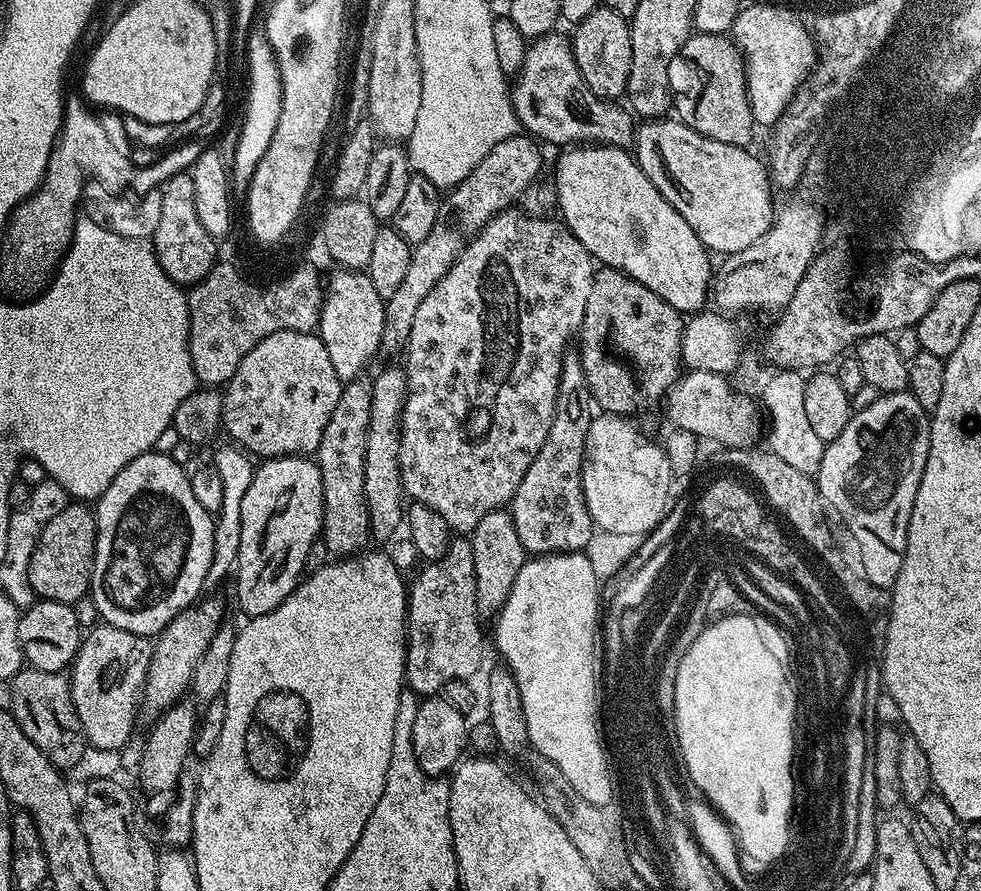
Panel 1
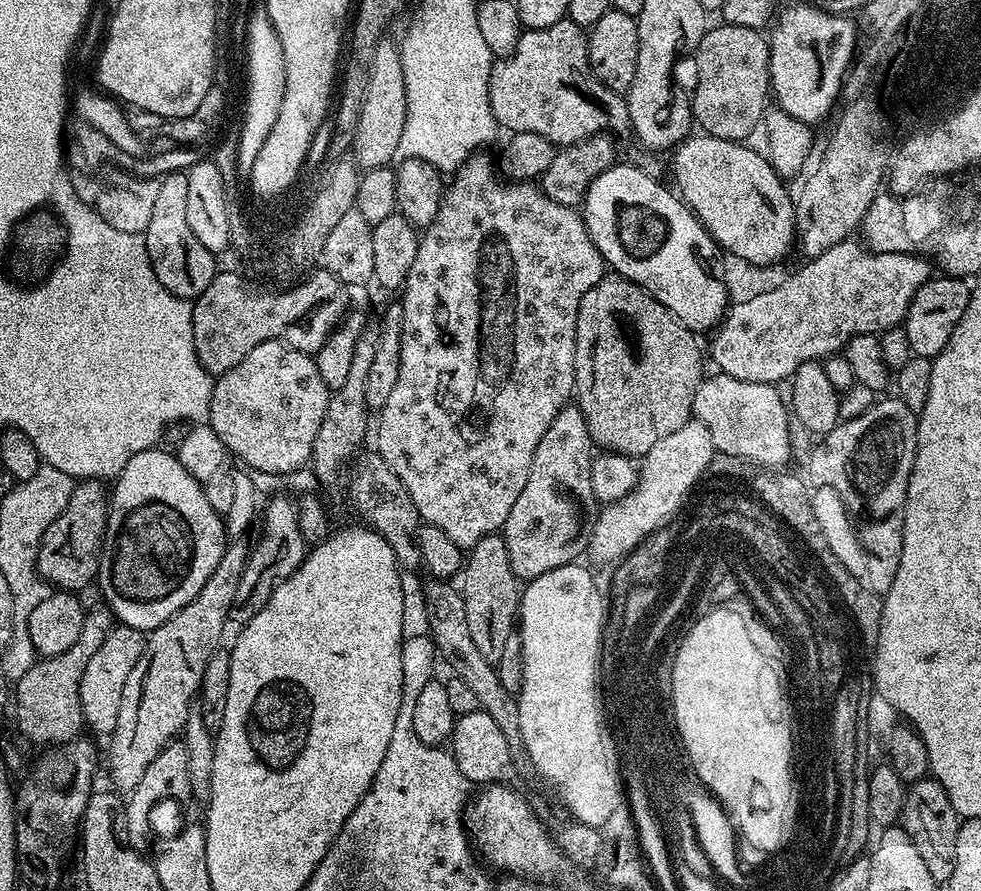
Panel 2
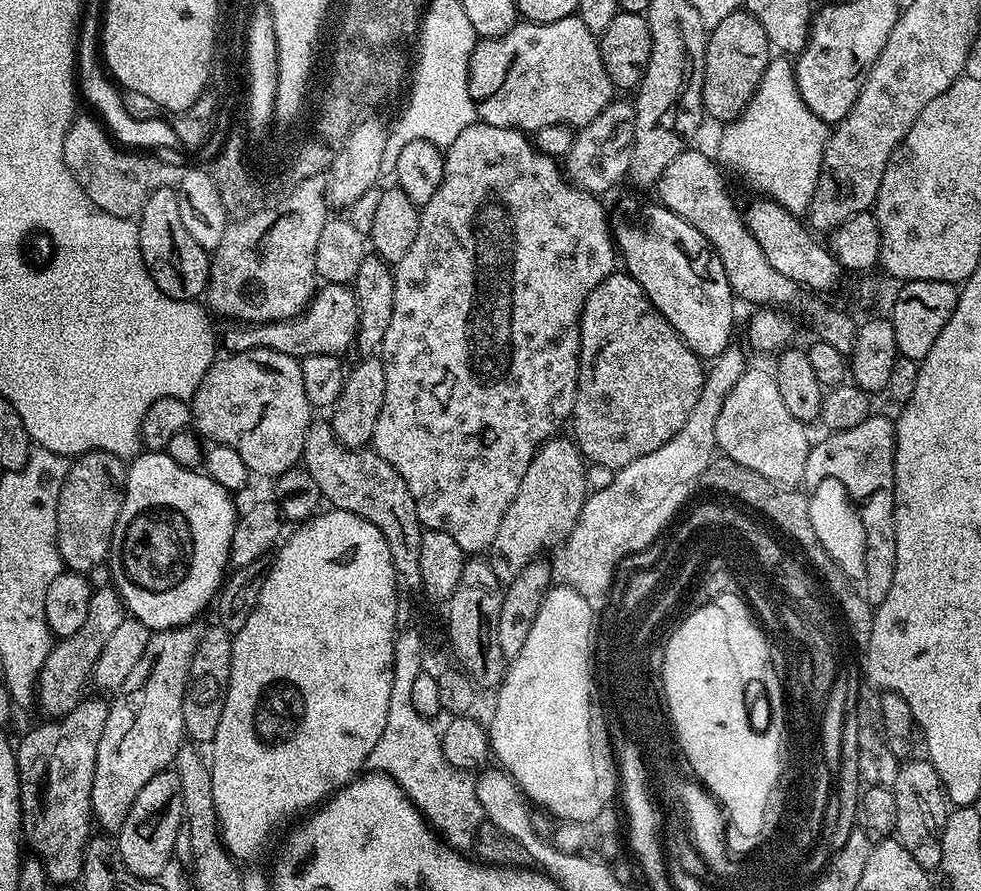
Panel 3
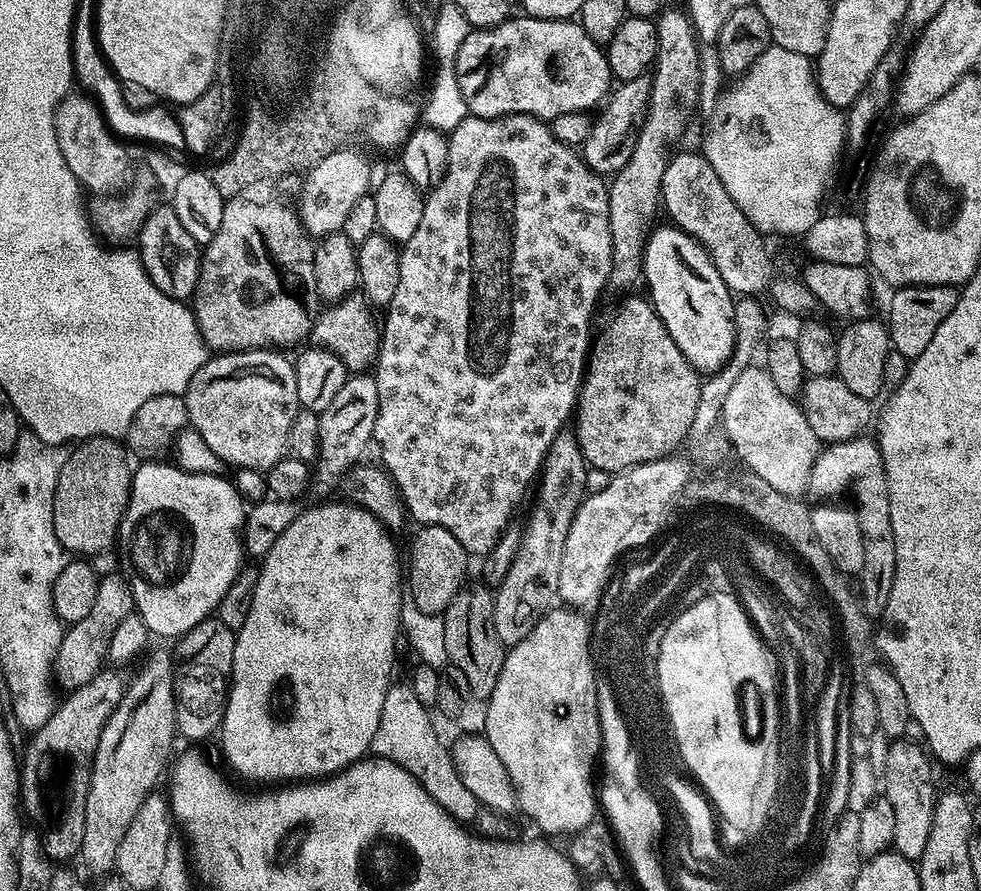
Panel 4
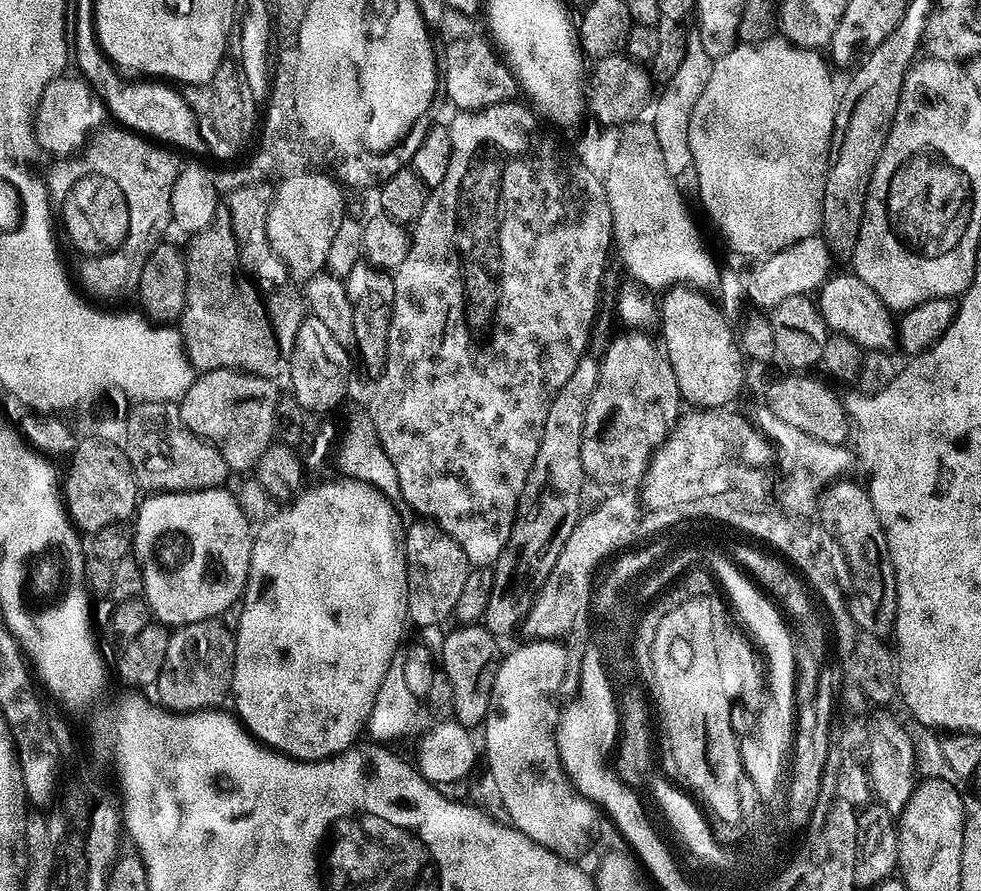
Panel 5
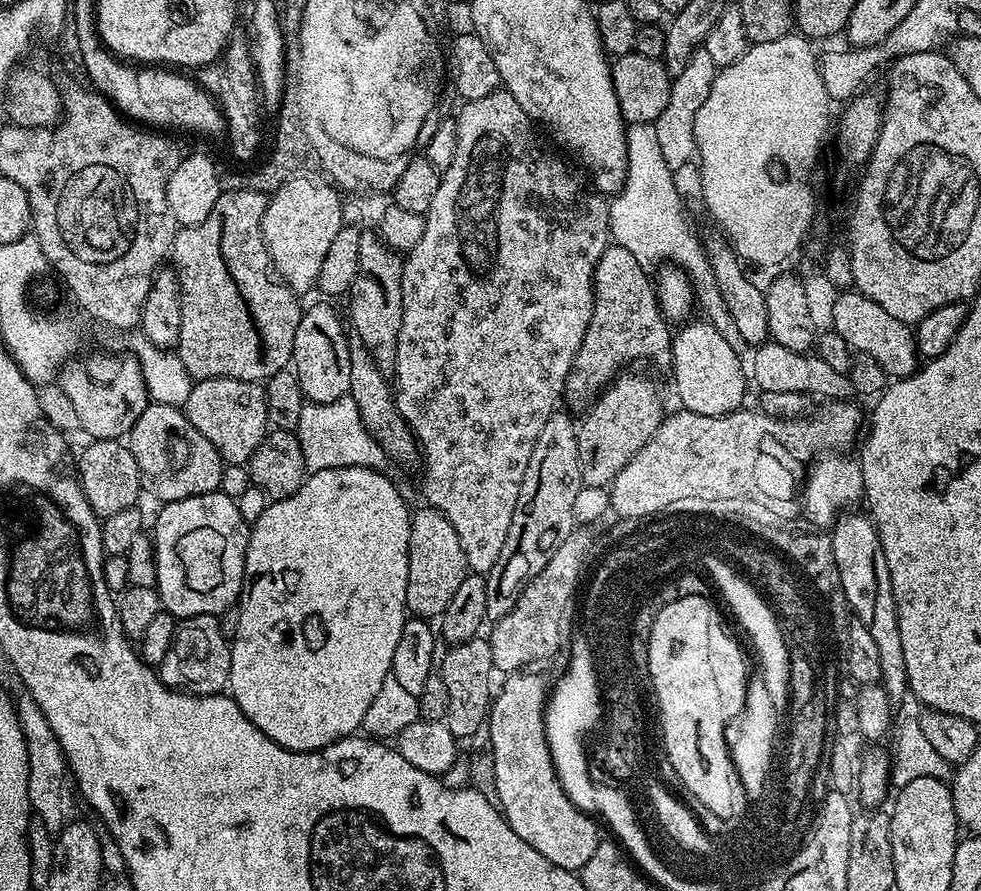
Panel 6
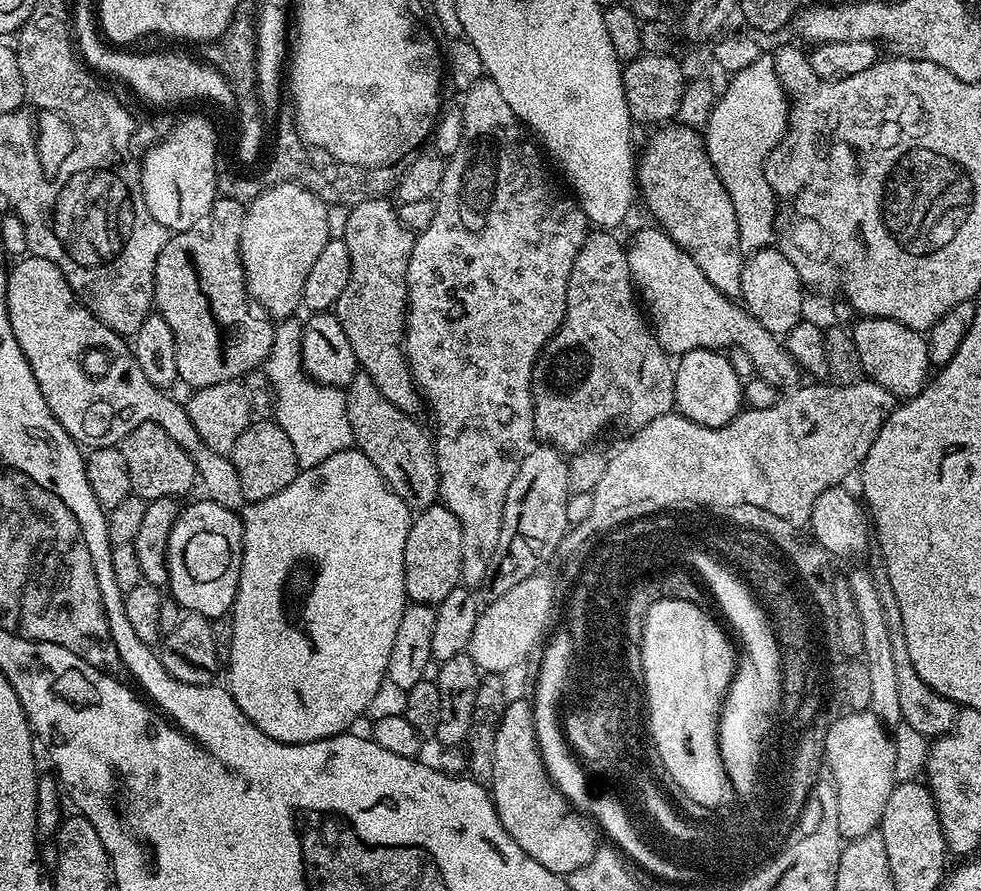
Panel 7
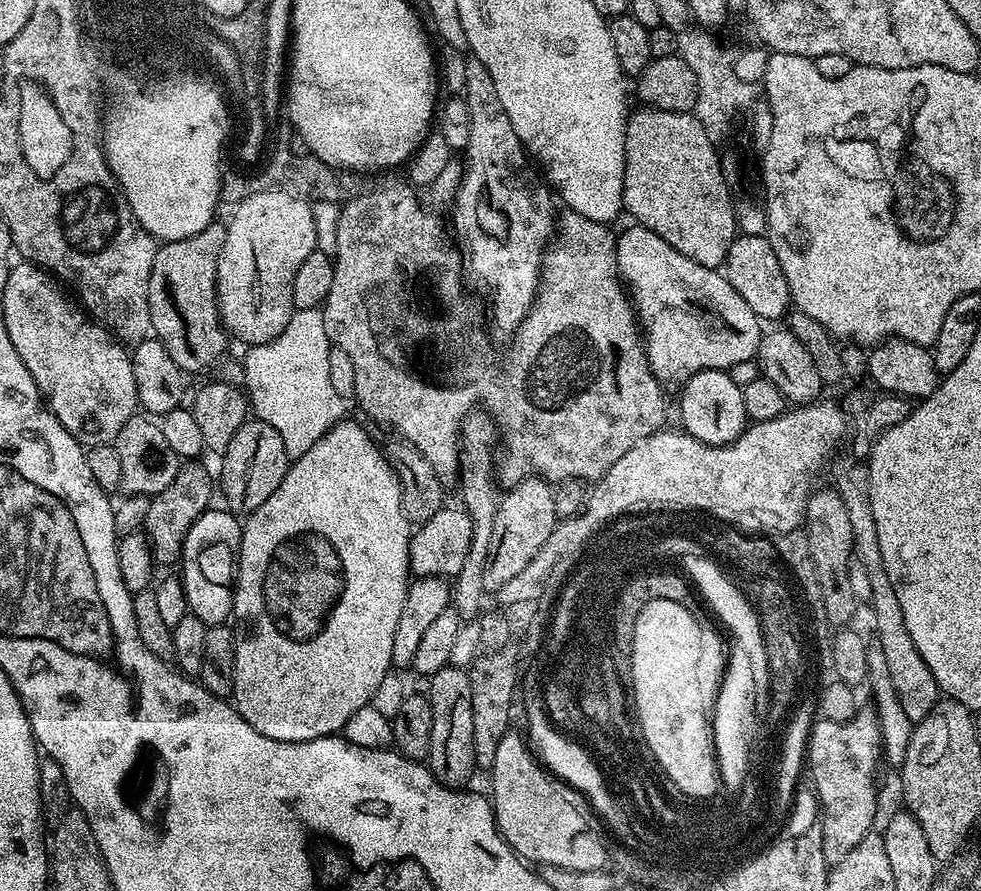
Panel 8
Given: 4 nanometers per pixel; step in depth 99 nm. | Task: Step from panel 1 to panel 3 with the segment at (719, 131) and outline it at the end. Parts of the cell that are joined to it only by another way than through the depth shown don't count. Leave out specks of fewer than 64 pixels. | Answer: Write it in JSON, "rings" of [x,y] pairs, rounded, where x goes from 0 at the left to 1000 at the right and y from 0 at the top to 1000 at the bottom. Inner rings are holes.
{"rings":[[[757,11],[736,20],[736,25],[723,35],[718,66],[718,123],[725,134],[727,130],[735,137],[745,137],[757,128],[782,77],[783,58],[785,51],[781,34],[777,34],[773,20]]]}

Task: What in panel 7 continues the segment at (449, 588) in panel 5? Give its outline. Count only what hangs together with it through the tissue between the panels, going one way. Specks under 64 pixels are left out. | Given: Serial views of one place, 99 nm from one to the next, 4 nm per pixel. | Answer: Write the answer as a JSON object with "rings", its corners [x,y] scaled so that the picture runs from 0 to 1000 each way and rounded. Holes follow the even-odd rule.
{"rings":[[[445,563],[434,572],[423,576],[418,590],[418,599],[414,599],[414,617],[412,618],[412,668],[421,678],[450,678],[459,667],[459,662],[470,659],[469,641],[471,640],[471,590],[467,581],[452,565]]]}

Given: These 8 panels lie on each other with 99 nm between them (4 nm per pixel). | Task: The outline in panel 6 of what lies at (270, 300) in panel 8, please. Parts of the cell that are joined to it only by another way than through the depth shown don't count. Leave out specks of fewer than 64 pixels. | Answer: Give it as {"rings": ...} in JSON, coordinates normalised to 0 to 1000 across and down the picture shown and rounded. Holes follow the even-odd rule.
{"rings":[[[313,196],[293,201],[287,210],[276,217],[267,245],[267,263],[280,309],[303,330],[319,327],[324,303],[328,303],[328,293],[336,282],[336,272],[340,272],[349,255],[352,255],[349,220],[337,205]]]}

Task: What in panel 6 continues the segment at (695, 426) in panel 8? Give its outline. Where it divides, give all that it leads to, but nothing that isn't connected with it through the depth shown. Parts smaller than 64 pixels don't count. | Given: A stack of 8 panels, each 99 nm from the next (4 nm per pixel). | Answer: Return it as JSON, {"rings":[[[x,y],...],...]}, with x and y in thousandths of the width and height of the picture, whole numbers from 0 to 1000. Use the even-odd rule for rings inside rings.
{"rings":[[[715,361],[696,365],[694,373],[690,371],[685,378],[685,406],[683,419],[689,425],[689,440],[693,443],[696,457],[707,465],[720,465],[721,467],[738,467],[741,462],[749,462],[755,457],[758,449],[758,422],[760,426],[760,413],[754,410],[755,401],[744,393],[744,387],[732,375],[726,363]]]}

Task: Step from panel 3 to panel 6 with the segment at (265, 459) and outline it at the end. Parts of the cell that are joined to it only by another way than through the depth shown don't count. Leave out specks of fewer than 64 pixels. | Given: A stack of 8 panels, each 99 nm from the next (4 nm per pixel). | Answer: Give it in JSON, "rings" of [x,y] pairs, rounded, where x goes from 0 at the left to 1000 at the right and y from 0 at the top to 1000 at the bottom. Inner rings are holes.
{"rings":[[[214,424],[199,428],[186,461],[198,481],[218,501],[229,522],[252,522],[275,485],[273,441],[268,430],[259,426]]]}

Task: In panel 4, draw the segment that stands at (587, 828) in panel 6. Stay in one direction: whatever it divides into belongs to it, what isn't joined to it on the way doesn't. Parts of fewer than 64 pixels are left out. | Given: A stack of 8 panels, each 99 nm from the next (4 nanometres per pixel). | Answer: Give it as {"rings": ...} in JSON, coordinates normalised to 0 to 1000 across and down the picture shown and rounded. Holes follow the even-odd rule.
{"rings":[[[567,680],[556,687],[548,698],[548,703],[544,703],[544,707],[540,707],[540,712],[536,712],[536,716],[532,716],[532,721],[521,724],[517,728],[514,746],[508,756],[504,774],[495,783],[497,796],[493,799],[492,825],[497,827],[504,846],[508,846],[508,851],[512,853],[512,860],[516,862],[519,878],[522,879],[526,888],[526,900],[529,910],[531,912],[534,910],[552,933],[560,934],[563,938],[577,937],[576,939],[578,939],[580,936],[591,935],[610,916],[610,893],[606,888],[606,880],[602,880],[599,874],[603,871],[603,856],[607,853],[609,856],[614,836],[612,833],[611,804],[608,800],[608,752],[604,733],[601,731],[601,700],[599,696],[597,698],[594,694],[596,695],[590,686],[580,685],[575,680]]]}

